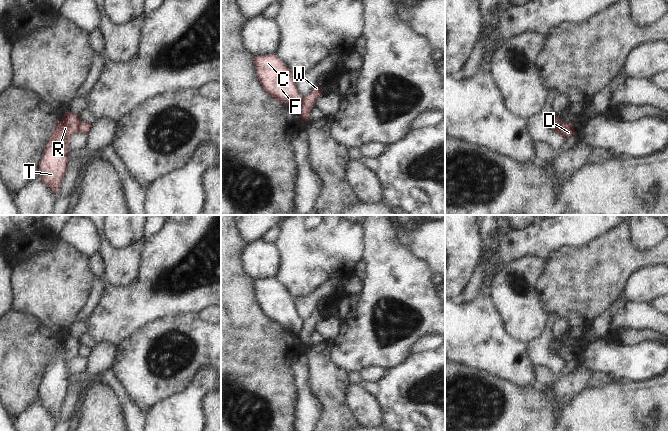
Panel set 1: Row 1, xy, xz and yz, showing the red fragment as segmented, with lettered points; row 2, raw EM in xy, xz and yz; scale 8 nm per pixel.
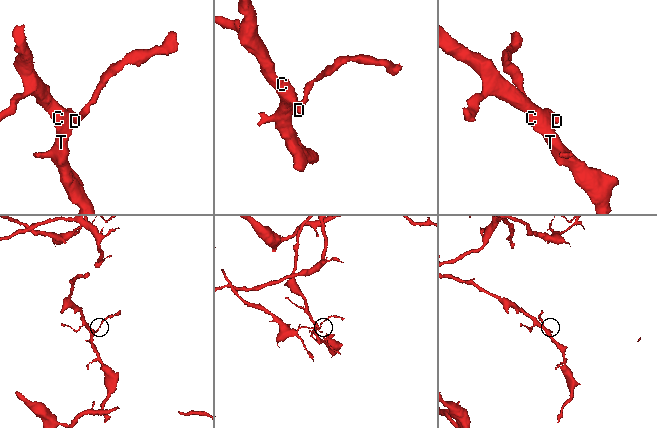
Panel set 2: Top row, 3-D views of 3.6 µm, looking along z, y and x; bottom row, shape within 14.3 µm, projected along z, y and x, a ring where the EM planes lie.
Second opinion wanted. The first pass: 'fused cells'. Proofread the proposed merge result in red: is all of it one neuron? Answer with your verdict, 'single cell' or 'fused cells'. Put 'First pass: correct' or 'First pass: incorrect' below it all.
fused cells
First pass: correct

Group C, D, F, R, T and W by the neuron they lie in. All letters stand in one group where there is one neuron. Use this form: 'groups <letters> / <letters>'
groups C F R T / D W

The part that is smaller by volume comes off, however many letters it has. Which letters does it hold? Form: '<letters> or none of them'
D, W

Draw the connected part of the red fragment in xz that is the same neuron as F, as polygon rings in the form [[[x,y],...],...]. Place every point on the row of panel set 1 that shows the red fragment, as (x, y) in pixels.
[[[275,54],[253,57],[256,75],[264,91],[278,102],[284,102],[297,110],[304,97],[297,89],[294,73]]]

